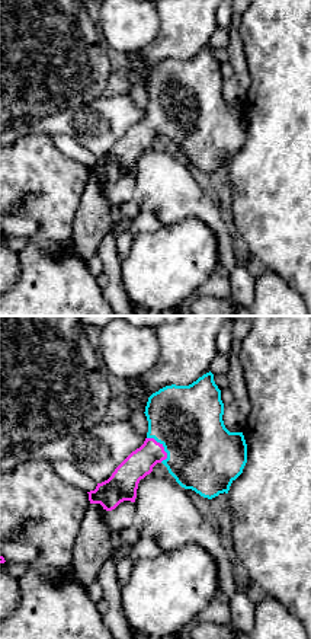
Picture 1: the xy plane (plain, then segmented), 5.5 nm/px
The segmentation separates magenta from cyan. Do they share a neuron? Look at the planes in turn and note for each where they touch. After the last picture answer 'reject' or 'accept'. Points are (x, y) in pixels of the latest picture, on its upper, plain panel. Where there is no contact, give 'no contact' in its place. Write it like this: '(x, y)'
(162, 120)

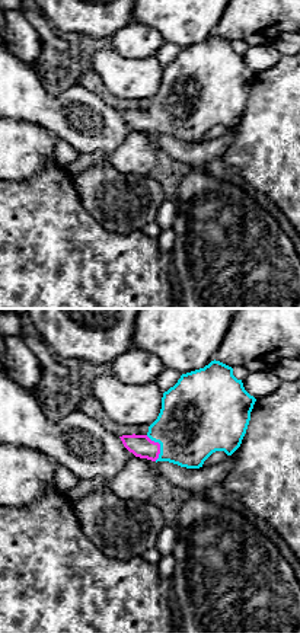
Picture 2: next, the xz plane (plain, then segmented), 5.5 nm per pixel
(159, 120)

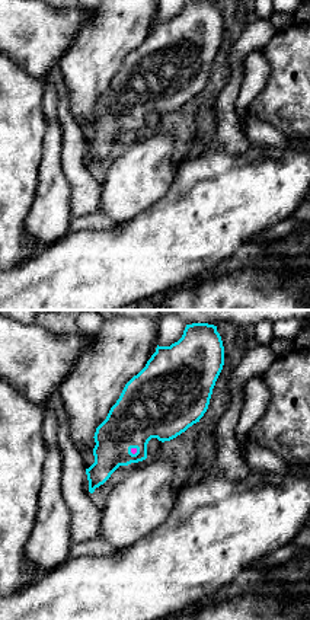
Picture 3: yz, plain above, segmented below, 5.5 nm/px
(136, 125)

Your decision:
accept

